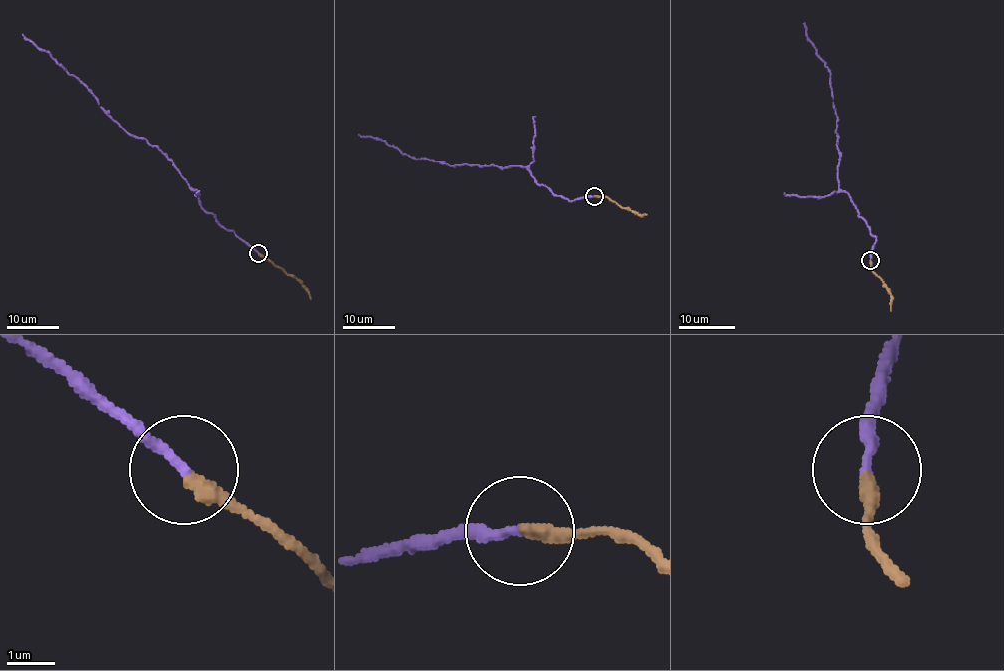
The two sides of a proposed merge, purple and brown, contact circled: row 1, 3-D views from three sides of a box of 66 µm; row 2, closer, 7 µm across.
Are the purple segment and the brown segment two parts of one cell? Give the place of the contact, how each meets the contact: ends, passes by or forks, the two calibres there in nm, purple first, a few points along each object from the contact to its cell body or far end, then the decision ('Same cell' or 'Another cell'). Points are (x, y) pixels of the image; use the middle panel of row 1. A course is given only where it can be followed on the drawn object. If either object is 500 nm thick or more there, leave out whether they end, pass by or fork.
Place: (594, 196). At the ring purple ends. At the ring brown ends. Thickness 220 nm (purple) against 320 nm. Course of purple: (595, 195), (570, 201), (554, 195), (537, 182), (526, 167), (450, 166), (414, 159), (382, 139), (359, 134). Course of brown: (595, 195), (608, 197), (622, 207), (647, 214). Same cell

